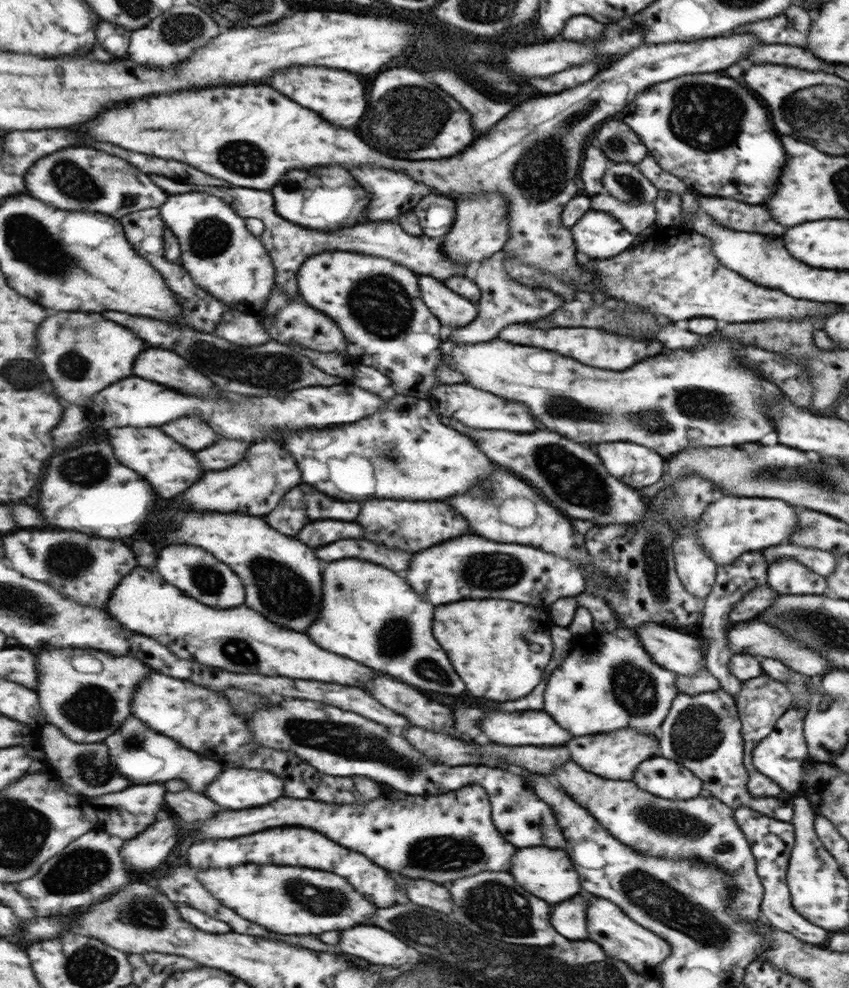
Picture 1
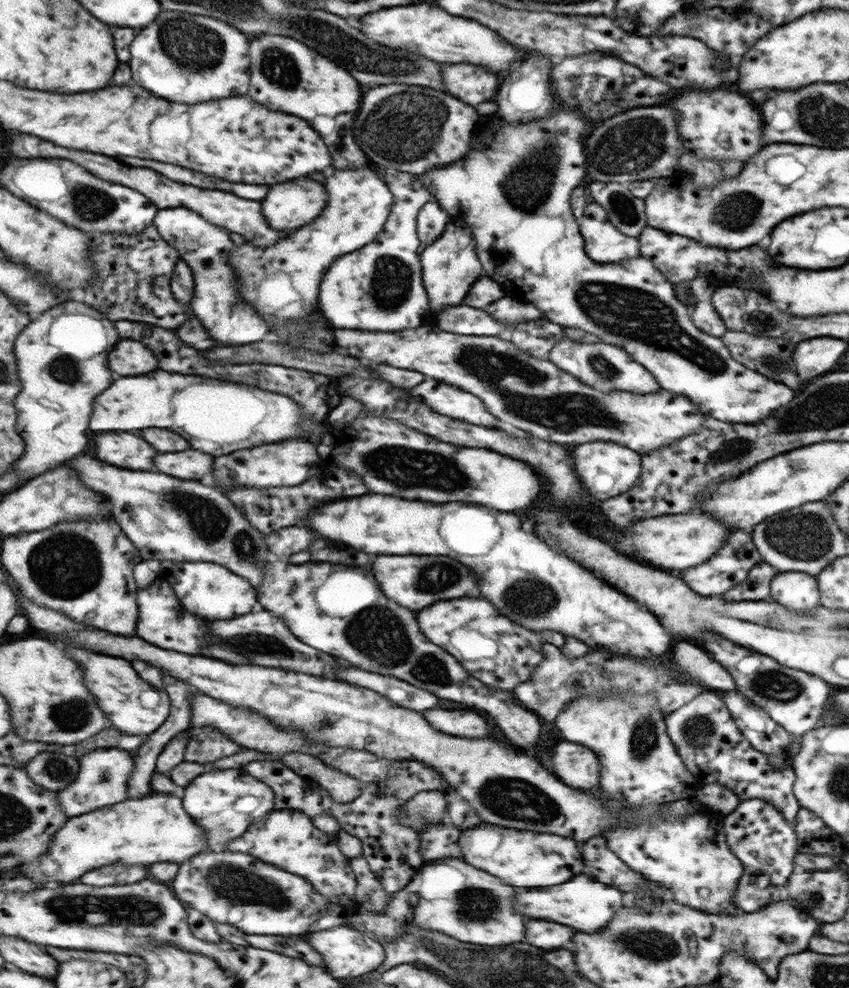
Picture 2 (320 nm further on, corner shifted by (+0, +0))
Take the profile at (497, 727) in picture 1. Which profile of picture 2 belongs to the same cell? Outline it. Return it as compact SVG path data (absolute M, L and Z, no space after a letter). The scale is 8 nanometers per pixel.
M432 708L422 712L428 721L436 729L453 736L465 736L465 738L485 738L491 730L491 724L487 728L487 718L483 718L479 712L467 712L467 710L441 710Z

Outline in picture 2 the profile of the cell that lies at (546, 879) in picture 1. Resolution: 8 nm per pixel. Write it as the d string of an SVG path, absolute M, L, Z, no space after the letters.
M478 824L462 829L462 858L469 864L483 868L493 876L517 889L539 888L561 884L579 874L583 860L576 841L551 833L533 834L523 830L507 830L494 824Z

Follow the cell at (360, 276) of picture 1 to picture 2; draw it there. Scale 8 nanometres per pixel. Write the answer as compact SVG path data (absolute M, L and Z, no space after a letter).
M407 172L385 174L385 180L395 194L395 201L383 232L363 250L339 258L326 272L320 286L320 308L337 329L397 332L432 322L430 296L423 280L419 253L418 214L425 204L436 198L421 180Z

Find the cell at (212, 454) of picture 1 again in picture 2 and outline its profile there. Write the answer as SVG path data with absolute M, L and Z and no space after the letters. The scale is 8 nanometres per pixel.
M200 450L159 454L159 460L155 460L155 468L159 472L167 472L169 476L179 476L183 480L201 480L213 470L214 458L215 456L209 456Z

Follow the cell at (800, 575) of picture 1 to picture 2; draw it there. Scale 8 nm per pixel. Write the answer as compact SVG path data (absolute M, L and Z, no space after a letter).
M783 572L771 579L769 601L791 610L791 612L812 612L821 604L817 577L803 572Z

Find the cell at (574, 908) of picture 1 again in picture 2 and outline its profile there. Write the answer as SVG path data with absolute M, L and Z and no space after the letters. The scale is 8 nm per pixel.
M531 920L531 928L527 928L527 944L535 944L535 948L553 950L553 948L568 947L573 930L563 924L547 922L547 920Z

